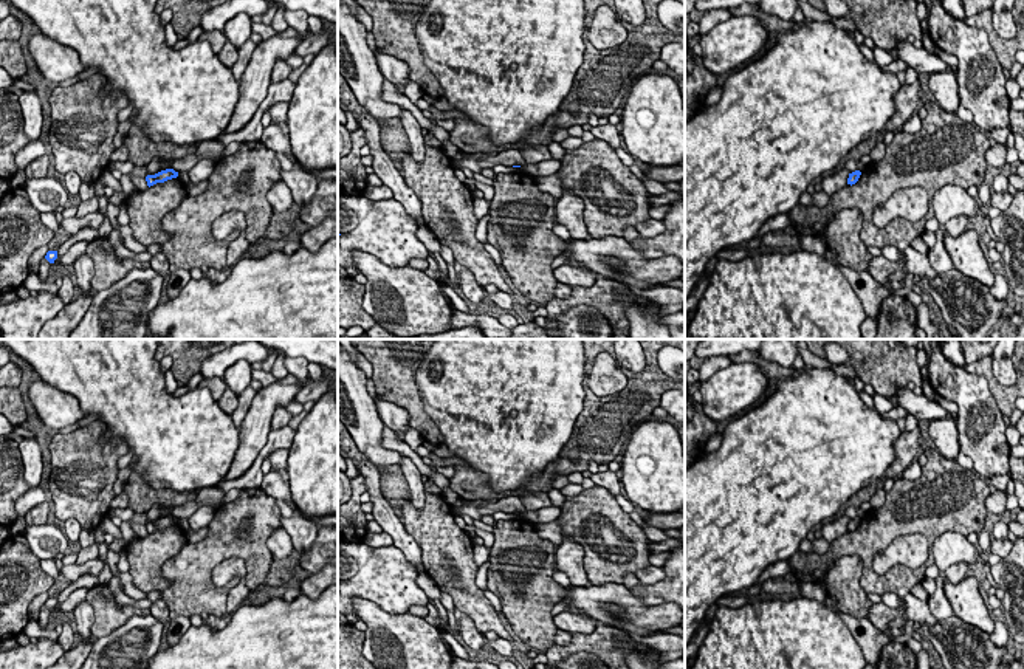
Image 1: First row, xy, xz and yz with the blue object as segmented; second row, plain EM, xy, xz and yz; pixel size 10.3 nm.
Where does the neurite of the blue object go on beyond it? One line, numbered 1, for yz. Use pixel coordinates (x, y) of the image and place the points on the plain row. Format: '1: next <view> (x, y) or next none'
1: next none

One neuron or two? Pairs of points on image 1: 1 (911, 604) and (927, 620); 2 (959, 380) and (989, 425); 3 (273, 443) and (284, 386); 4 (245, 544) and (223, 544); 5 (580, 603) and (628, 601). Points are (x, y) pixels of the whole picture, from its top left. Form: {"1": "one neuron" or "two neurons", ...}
{"1": "one neuron", "2": "one neuron", "3": "two neurons", "4": "one neuron", "5": "one neuron"}

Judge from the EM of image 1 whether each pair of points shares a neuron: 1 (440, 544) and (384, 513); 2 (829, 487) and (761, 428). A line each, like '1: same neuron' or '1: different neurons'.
1: different neurons
2: same neuron

